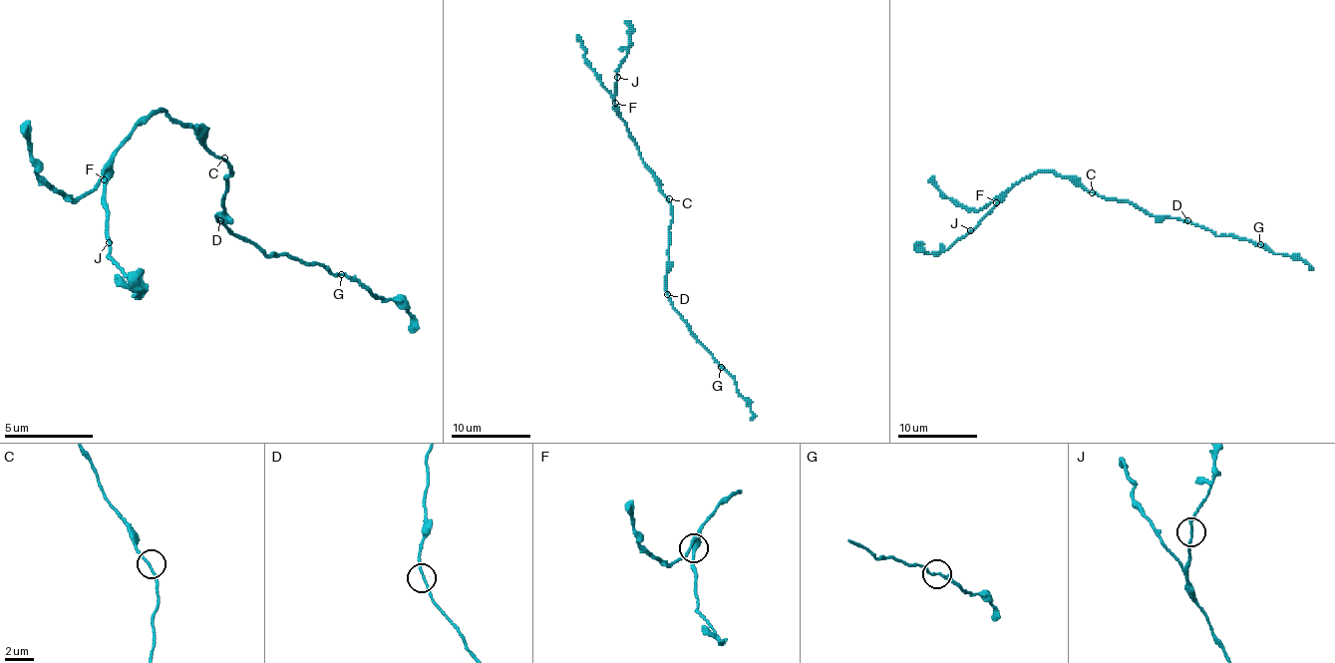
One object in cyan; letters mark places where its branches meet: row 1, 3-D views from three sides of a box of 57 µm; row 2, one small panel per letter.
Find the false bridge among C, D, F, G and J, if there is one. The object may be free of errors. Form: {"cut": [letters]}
{"cut": []}

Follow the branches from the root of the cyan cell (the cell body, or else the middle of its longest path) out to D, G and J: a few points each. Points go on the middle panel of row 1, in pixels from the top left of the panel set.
D: (673, 214), (669, 230), (667, 294)
G: (673, 214), (669, 230), (667, 294), (691, 334), (721, 366)
J: (673, 214), (659, 180), (643, 161), (627, 123), (619, 115), (615, 103), (617, 77)

